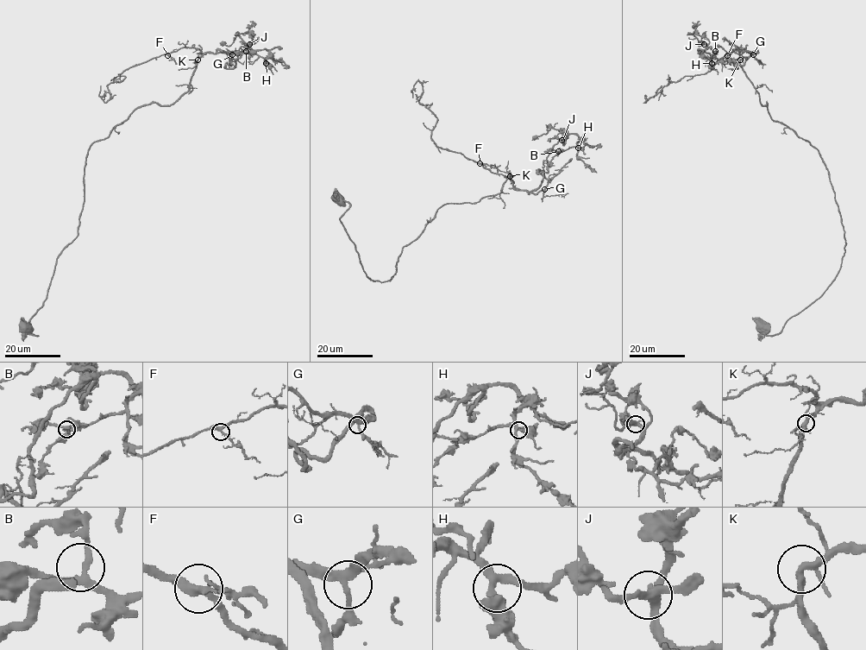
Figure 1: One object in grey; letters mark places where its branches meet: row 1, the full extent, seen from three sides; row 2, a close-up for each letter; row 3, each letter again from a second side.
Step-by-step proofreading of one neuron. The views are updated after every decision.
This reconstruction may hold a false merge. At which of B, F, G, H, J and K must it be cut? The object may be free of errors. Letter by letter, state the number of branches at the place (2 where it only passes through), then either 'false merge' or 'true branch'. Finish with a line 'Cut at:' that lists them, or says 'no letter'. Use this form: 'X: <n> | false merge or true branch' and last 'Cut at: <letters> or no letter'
B: 3 | true branch
F: 3 | true branch
G: 3 | true branch
H: 3 | true branch
J: 3 | true branch
K: 3 | true branch
Cut at: no letter

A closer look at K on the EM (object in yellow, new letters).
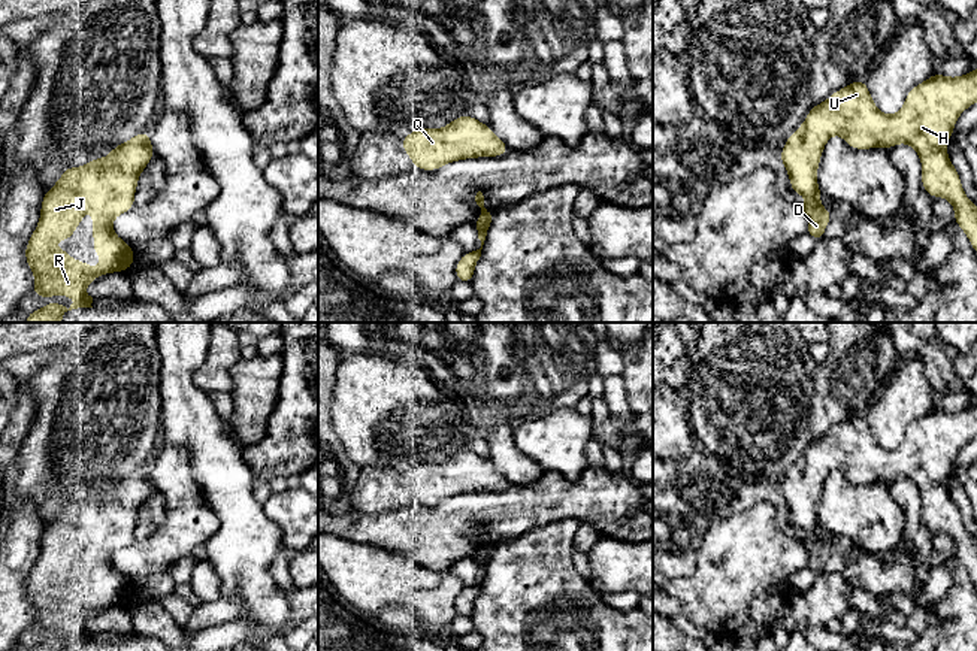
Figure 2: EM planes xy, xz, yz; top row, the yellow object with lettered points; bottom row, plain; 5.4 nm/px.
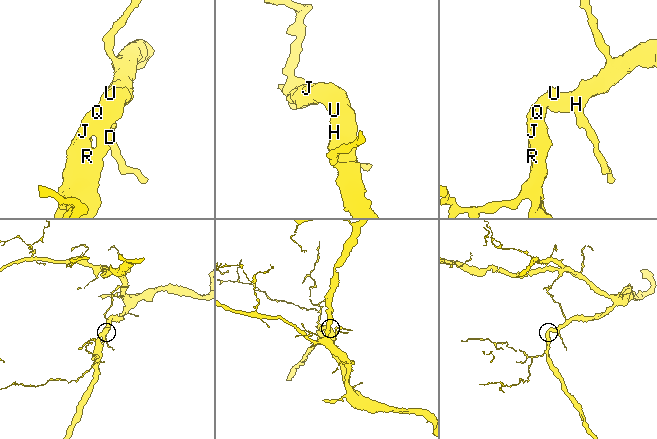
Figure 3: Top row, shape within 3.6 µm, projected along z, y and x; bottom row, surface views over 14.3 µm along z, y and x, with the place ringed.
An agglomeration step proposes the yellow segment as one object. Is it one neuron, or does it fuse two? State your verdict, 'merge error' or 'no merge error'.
no merge error

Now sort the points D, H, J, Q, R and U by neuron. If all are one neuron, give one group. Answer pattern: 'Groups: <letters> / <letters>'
Groups: D H J Q R U

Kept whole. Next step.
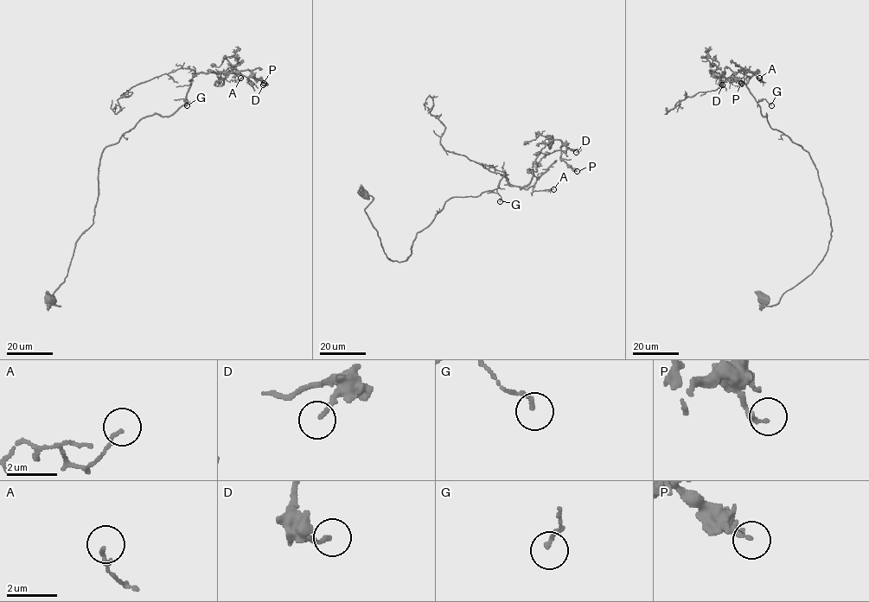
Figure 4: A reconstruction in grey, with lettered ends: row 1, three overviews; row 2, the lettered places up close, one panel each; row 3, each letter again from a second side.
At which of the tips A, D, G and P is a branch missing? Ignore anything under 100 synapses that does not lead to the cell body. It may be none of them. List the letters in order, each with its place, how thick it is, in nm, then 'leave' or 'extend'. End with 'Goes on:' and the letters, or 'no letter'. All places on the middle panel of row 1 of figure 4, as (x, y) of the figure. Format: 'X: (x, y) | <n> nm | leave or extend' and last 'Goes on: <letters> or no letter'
A: (553, 189) | 120 nm | leave
D: (576, 152) | 150 nm | leave
G: (500, 201) | 140 nm | leave
P: (577, 171) | 170 nm | leave
Goes on: no letter

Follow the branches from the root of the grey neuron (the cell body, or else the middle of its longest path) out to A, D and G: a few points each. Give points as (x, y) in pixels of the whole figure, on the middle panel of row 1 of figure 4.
A: (363, 193), (386, 256), (403, 262), (451, 198), (493, 191), (504, 174), (514, 186), (553, 189)
D: (363, 193), (386, 256), (403, 262), (447, 200), (493, 191), (504, 174), (527, 186), (554, 140), (576, 152)
G: (363, 193), (373, 198), (365, 212), (386, 256), (399, 262), (451, 198), (497, 187), (500, 201)

